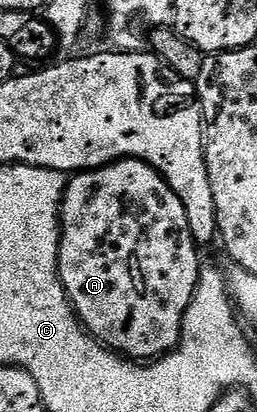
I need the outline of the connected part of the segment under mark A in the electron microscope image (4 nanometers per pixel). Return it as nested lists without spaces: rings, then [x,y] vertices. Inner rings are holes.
[[[113,161],[101,169],[75,173],[67,180],[60,214],[58,274],[78,320],[106,348],[145,363],[166,356],[178,346],[182,320],[198,286],[198,252],[180,195],[146,162]]]

